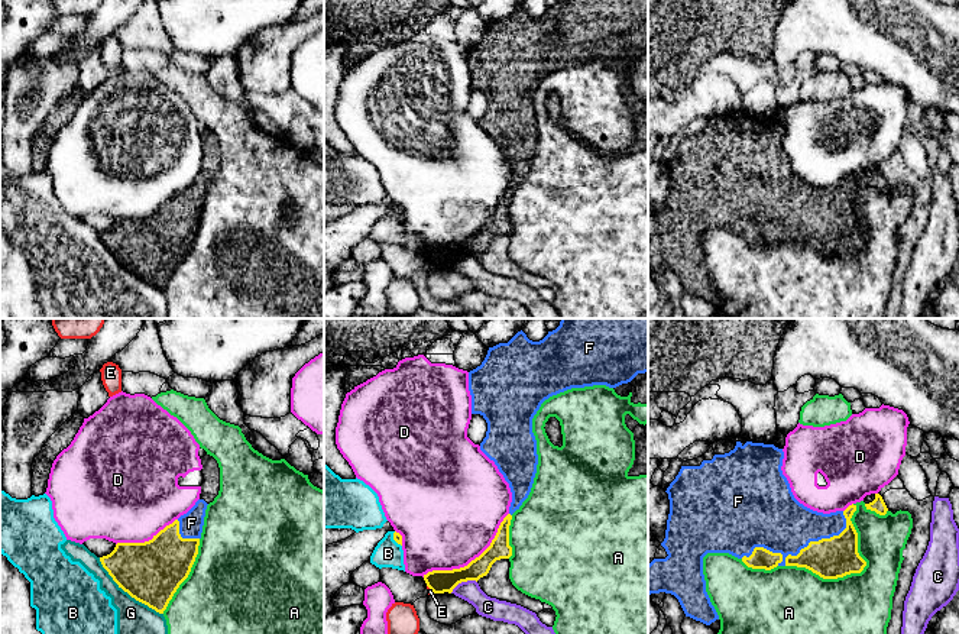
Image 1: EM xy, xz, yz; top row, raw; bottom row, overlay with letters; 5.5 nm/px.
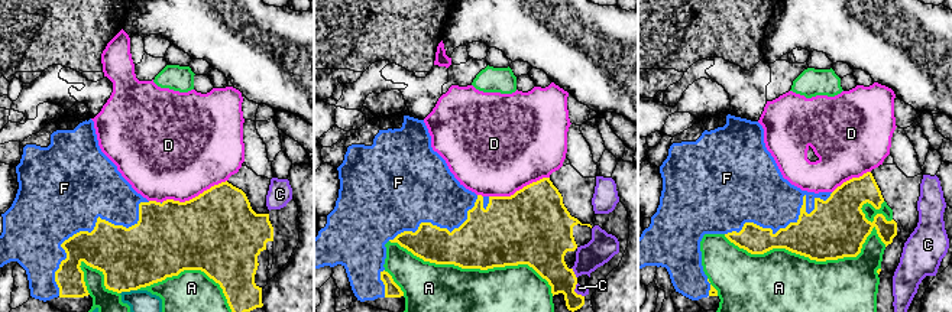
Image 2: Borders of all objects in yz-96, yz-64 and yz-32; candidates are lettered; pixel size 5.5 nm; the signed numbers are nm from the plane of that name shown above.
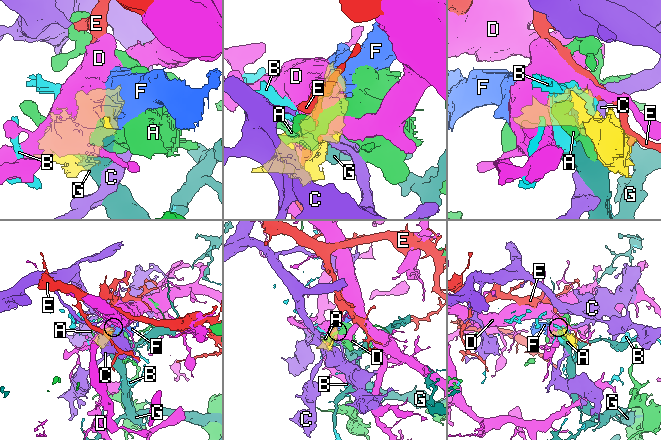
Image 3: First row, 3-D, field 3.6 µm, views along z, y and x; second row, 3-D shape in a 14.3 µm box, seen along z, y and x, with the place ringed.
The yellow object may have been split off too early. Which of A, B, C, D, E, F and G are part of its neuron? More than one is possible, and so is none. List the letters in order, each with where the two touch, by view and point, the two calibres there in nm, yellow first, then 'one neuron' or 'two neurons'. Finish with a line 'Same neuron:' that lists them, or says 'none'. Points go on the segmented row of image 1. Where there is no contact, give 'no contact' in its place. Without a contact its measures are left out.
A: yz (855, 572) | 220/340 nm | two neurons
B: xz (394, 539) | 50/160 nm | two neurons
C: xz (463, 581) | 130/120 nm | two neurons
D: xz (472, 560) | 130/500 nm | two neurons
E: xz (431, 589) | 130/20 nm | two neurons
F: yz (800, 550) | 220/340 nm | one neuron
G: xy (128, 592) | 340/190 nm | two neurons
Same neuron: F

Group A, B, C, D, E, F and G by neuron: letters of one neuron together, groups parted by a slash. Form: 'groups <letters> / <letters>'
groups A / B G / C / D / E / F

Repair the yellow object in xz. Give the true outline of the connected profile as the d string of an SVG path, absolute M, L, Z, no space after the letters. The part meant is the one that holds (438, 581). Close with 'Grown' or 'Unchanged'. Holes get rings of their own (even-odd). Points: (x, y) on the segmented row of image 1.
M508 514L500 523L490 546L467 566L453 570L432 570L424 575L427 586L434 593L451 593L453 589L467 580L479 580L486 576L496 560L509 559L512 547L509 546L509 525L512 515Z. Unchanged

